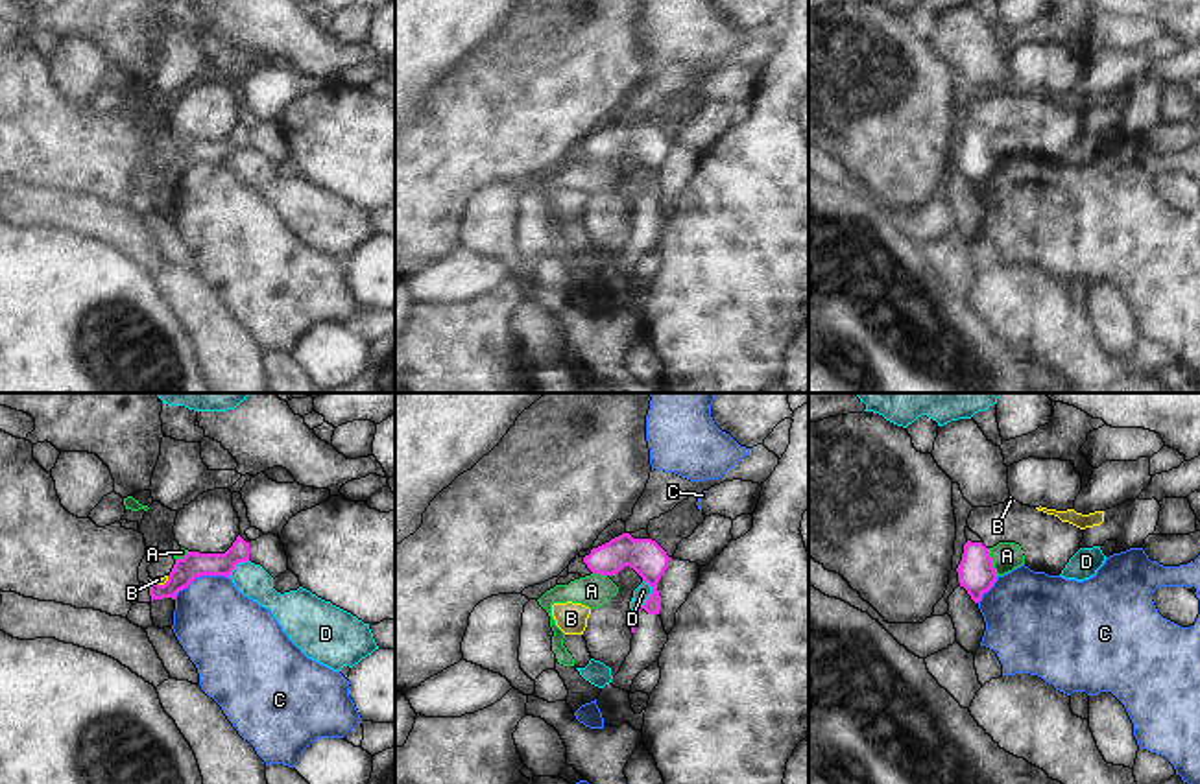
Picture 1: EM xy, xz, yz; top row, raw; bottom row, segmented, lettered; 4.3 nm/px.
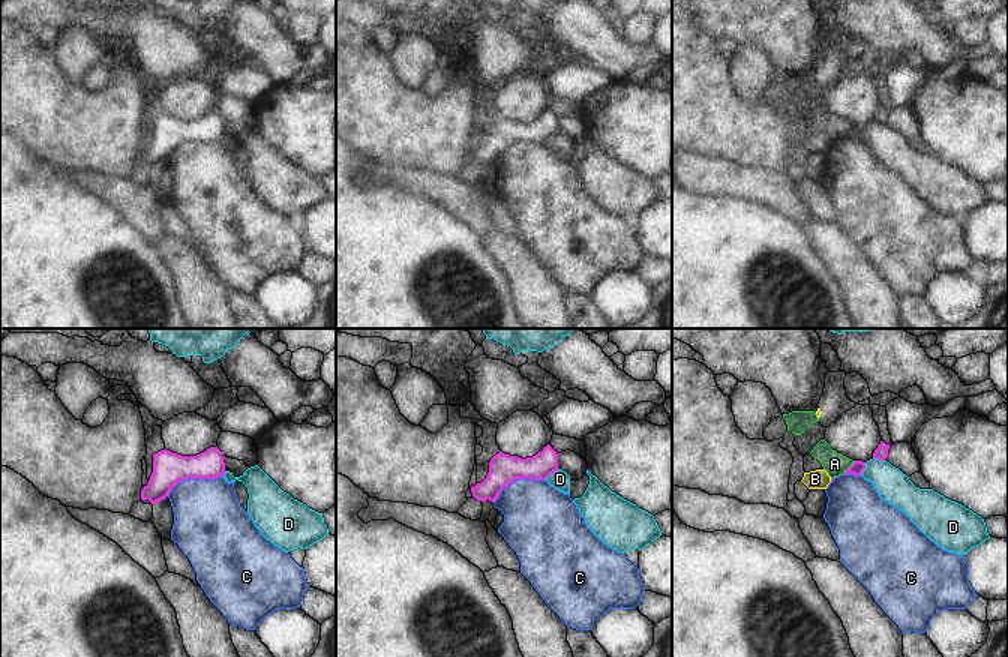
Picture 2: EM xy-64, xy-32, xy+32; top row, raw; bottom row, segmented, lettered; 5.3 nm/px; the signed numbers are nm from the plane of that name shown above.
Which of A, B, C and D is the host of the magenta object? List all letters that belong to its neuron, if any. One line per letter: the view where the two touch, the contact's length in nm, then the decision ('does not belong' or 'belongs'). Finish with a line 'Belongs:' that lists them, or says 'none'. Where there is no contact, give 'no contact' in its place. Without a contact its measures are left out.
A: contact in yz; length 130 nm; does not belong
B: contact in xy; length 100 nm; does not belong
C: contact in xy; length 260 nm; does not belong
D: contact in xz; length 140 nm; does not belong
Belongs: none

